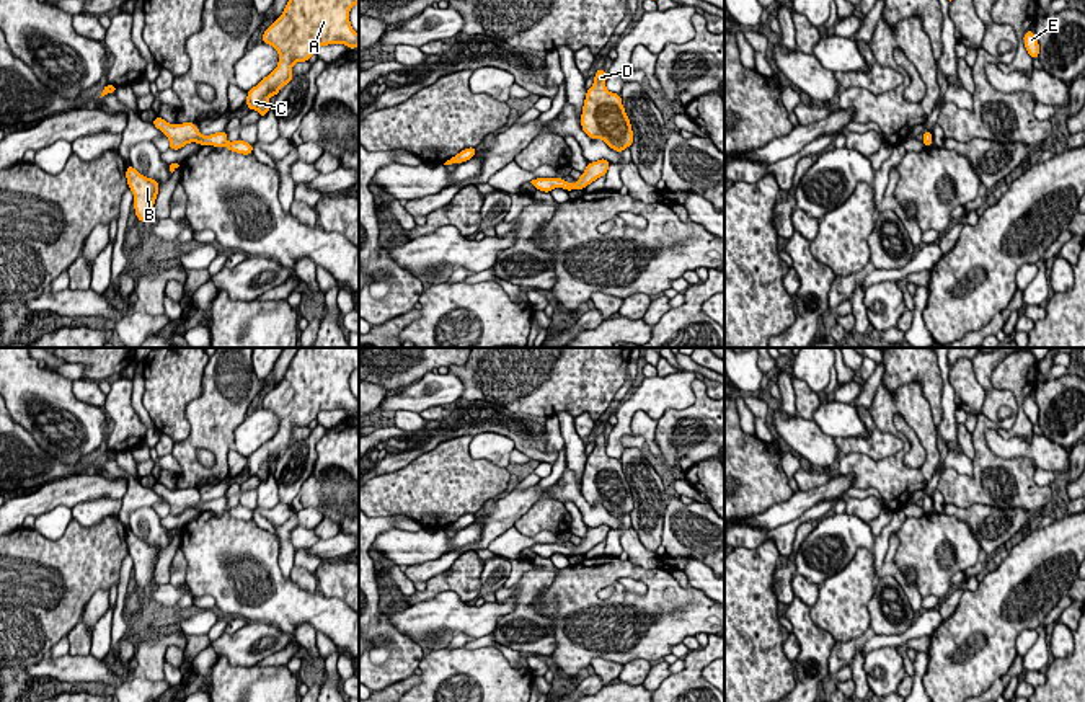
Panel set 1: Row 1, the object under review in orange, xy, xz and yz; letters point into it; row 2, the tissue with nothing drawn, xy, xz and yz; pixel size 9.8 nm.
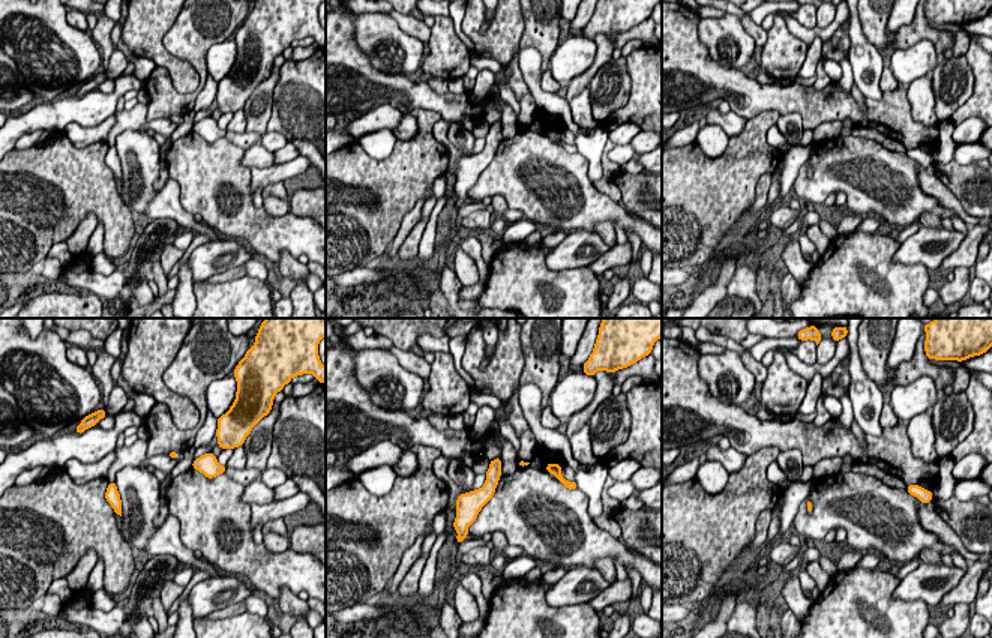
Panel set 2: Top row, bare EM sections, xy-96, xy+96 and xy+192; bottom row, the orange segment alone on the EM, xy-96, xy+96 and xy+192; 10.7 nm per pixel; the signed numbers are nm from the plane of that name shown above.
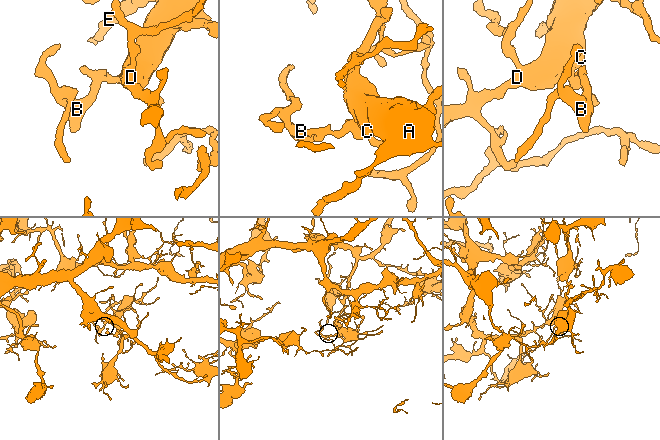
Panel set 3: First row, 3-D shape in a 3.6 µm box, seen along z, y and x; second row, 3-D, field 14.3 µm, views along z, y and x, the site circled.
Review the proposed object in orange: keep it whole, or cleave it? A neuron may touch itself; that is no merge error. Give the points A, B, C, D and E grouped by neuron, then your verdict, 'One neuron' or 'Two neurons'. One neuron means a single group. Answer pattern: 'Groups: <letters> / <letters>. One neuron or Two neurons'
Groups: A B C D E. One neuron

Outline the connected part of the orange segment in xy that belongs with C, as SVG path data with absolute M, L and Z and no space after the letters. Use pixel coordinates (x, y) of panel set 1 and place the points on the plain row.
M299 348L292 358L282 380L263 398L263 408L271 410L279 418L277 433L264 442L246 460L250 477L256 475L259 482L266 482L269 462L276 462L294 441L295 428L307 428L317 420L320 411L344 410L351 416L359 411L359 400L349 387L351 374L359 369L359 348Z

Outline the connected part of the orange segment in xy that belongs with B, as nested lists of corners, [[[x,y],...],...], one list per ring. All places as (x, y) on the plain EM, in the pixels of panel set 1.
[[[127,531],[126,544],[127,544],[129,555],[134,560],[135,581],[140,588],[148,589],[158,560],[158,547],[140,540],[131,531]]]

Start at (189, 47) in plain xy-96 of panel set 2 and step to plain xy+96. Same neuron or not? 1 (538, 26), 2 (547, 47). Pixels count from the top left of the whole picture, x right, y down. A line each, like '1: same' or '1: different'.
1: same
2: same

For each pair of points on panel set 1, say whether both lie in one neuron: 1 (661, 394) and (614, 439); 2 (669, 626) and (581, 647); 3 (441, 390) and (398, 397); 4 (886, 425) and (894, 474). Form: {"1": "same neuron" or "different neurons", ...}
{"1": "same neuron", "2": "same neuron", "3": "same neuron", "4": "same neuron"}

